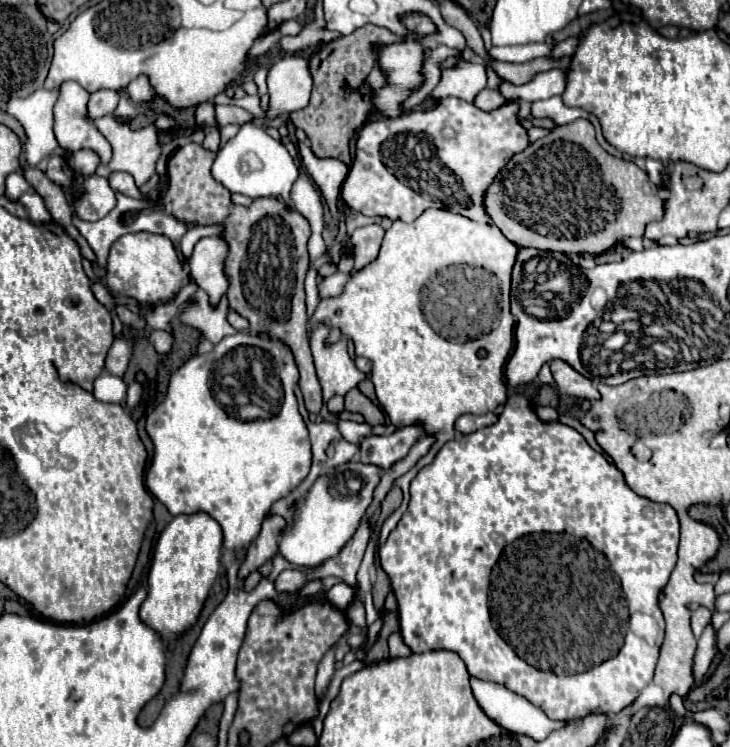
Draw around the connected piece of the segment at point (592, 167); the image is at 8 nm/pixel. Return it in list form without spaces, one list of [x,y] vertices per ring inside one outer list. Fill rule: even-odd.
[[[589,120],[557,126],[545,138],[515,154],[487,188],[483,204],[493,224],[519,248],[539,248],[563,254],[603,254],[623,238],[643,236],[645,226],[663,216],[663,202],[647,172],[629,160],[607,154],[597,144],[595,128]]]

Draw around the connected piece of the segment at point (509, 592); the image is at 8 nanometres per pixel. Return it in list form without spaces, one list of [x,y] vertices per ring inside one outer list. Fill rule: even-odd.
[[[511,394],[509,400],[505,402],[503,414],[493,426],[481,428],[473,434],[463,434],[447,442],[437,452],[433,462],[421,468],[421,472],[411,482],[409,508],[399,520],[397,528],[389,534],[387,542],[379,546],[379,558],[383,570],[391,578],[391,586],[399,604],[397,612],[399,612],[401,636],[413,652],[451,650],[461,656],[469,676],[503,684],[509,690],[525,696],[535,706],[539,706],[549,718],[569,722],[575,718],[583,718],[589,712],[617,714],[635,700],[637,692],[645,684],[653,680],[653,670],[657,664],[659,646],[665,630],[663,614],[659,610],[659,594],[665,588],[671,570],[677,562],[677,544],[679,544],[679,520],[669,504],[659,504],[637,496],[625,484],[621,472],[613,464],[609,464],[601,452],[593,450],[577,430],[561,422],[551,424],[541,422],[523,394]],[[637,612],[651,616],[657,624],[657,634],[649,636],[649,644],[647,638],[637,636],[631,630],[631,616]]]

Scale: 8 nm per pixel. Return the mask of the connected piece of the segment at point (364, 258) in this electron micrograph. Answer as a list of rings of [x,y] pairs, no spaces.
[[[369,224],[363,228],[357,228],[351,234],[351,244],[353,244],[353,254],[355,254],[355,268],[361,270],[367,264],[371,264],[381,248],[385,230],[379,224]]]

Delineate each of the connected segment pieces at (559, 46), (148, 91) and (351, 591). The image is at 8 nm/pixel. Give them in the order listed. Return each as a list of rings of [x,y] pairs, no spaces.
[[[567,38],[563,42],[557,42],[551,50],[551,58],[555,60],[561,60],[561,58],[571,58],[573,52],[575,52],[575,46],[577,46],[577,38]]]
[[[141,74],[141,76],[137,76],[129,86],[127,86],[127,92],[129,92],[129,98],[133,100],[133,102],[147,102],[147,100],[151,100],[153,98],[153,88],[151,88],[151,84],[149,84],[149,78],[145,76],[145,74]]]
[[[339,582],[339,584],[335,584],[335,586],[327,592],[327,602],[329,602],[331,606],[335,606],[337,610],[347,612],[347,608],[349,608],[349,606],[353,604],[353,600],[355,600],[357,590],[359,590],[359,586],[349,586],[349,584],[345,584],[345,582]]]

